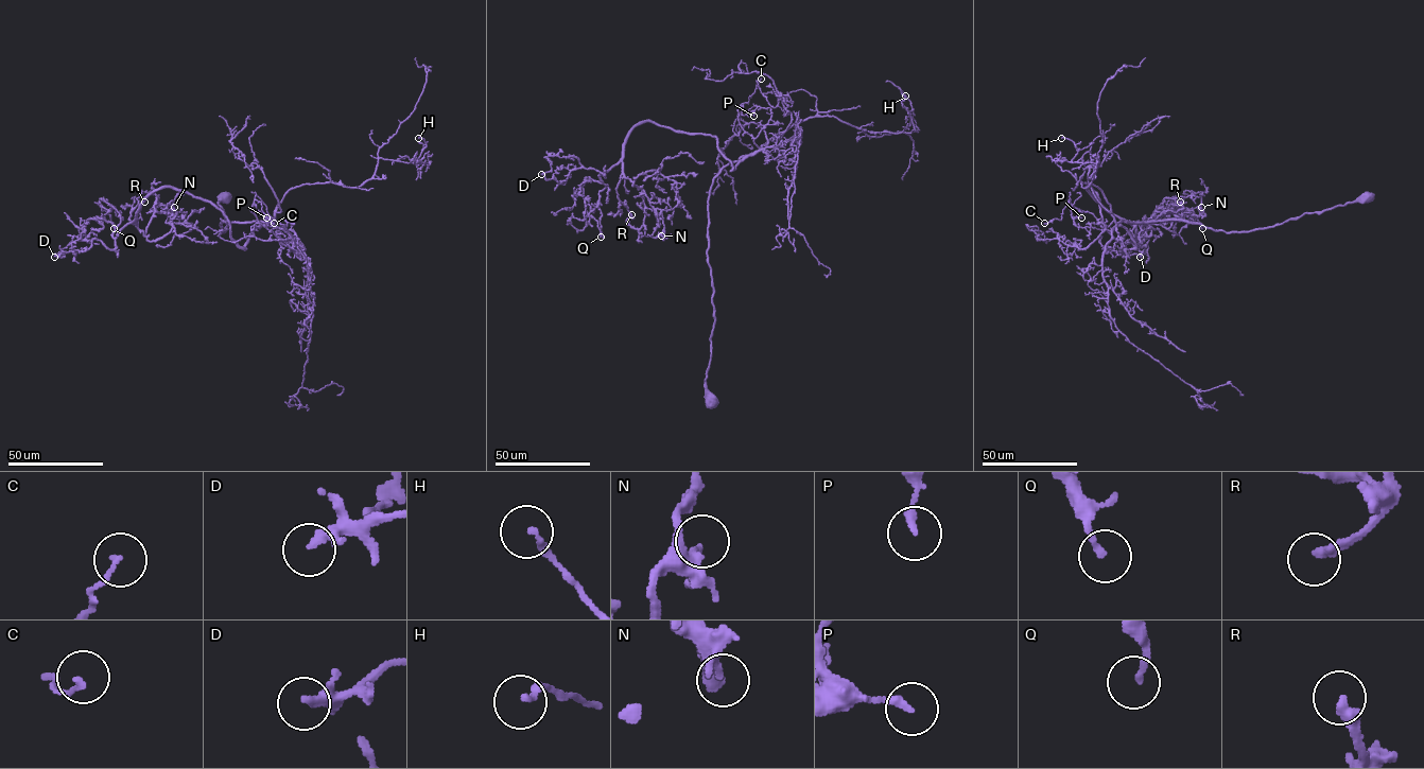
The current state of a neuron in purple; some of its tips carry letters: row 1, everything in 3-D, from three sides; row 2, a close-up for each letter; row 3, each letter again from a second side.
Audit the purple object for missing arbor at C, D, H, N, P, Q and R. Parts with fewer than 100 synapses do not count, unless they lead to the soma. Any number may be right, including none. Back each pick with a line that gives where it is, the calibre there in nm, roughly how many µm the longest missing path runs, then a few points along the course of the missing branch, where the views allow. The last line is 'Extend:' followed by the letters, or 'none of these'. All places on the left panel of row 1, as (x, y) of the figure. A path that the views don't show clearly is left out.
Extend: none of these

